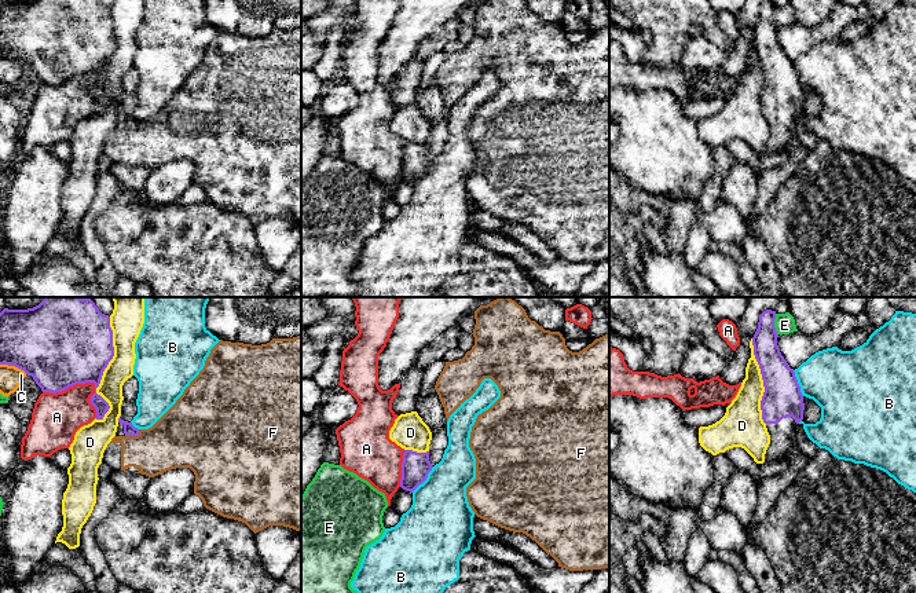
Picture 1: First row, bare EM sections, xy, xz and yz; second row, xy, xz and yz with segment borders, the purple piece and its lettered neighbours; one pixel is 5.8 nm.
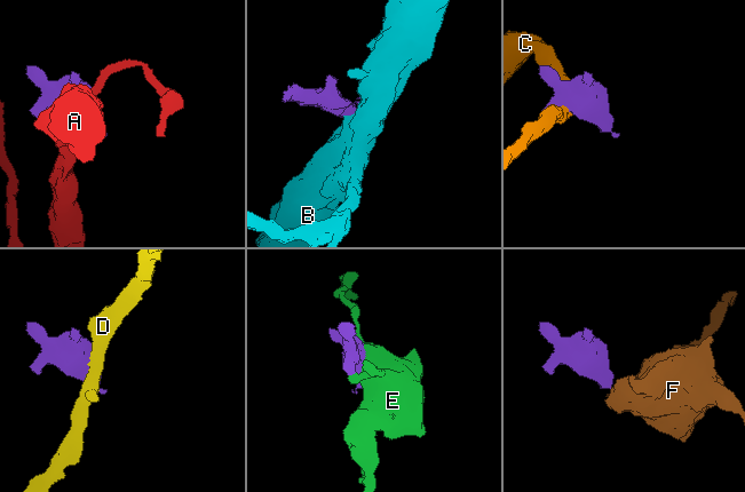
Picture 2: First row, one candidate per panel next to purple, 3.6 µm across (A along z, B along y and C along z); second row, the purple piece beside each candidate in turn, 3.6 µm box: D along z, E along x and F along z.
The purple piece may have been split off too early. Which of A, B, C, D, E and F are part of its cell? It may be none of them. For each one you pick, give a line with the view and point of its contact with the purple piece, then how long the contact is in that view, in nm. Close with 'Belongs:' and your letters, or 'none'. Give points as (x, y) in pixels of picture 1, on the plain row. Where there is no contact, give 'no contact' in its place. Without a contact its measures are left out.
F: xy (134, 127) | 90 nm
Belongs: F

